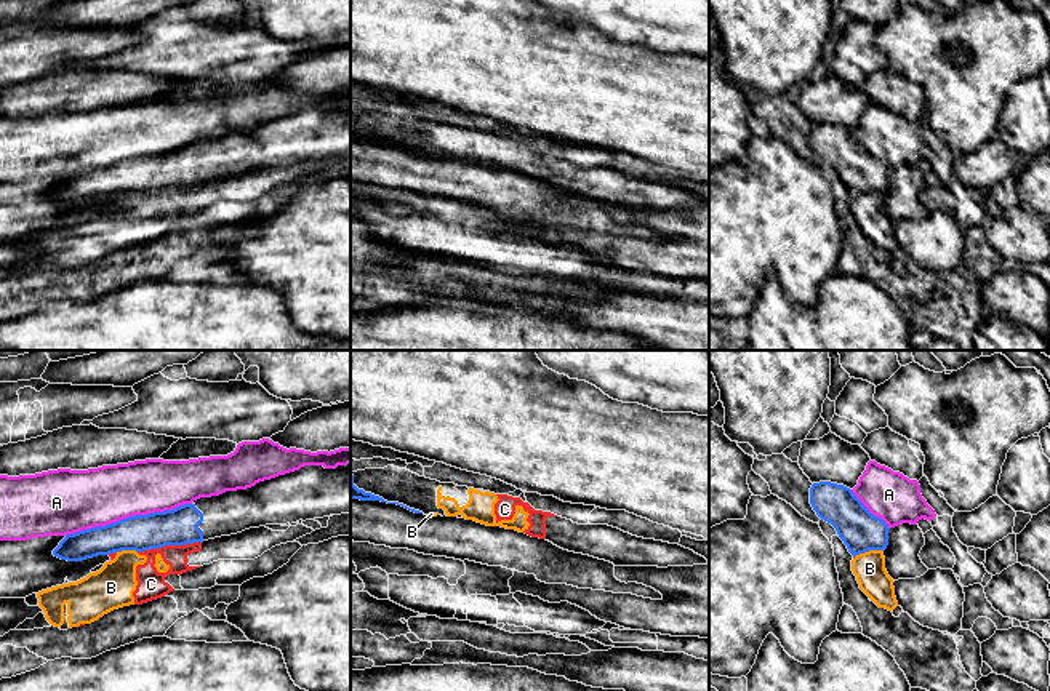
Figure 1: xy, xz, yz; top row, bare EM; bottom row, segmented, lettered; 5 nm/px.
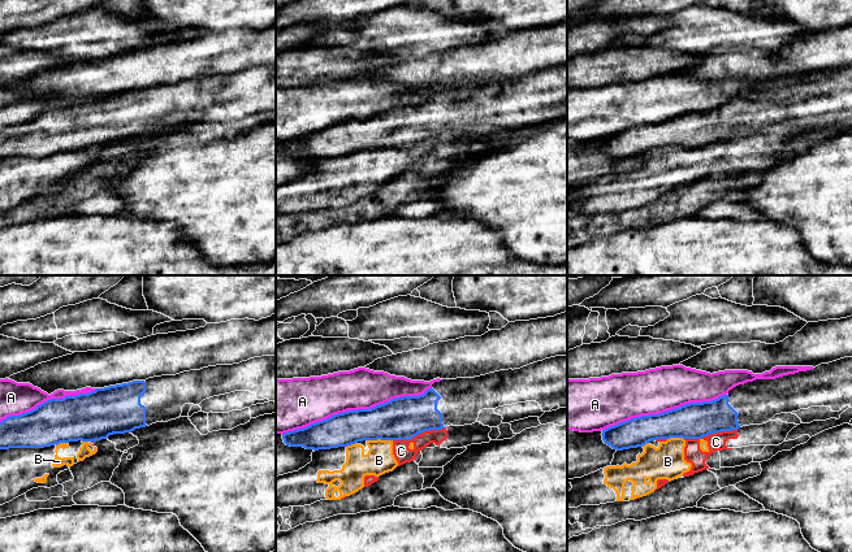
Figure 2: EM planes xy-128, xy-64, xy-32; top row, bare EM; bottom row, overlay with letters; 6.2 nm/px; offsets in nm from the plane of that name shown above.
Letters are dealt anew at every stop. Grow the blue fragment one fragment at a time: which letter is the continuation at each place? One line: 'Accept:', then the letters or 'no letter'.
Accept: no letter

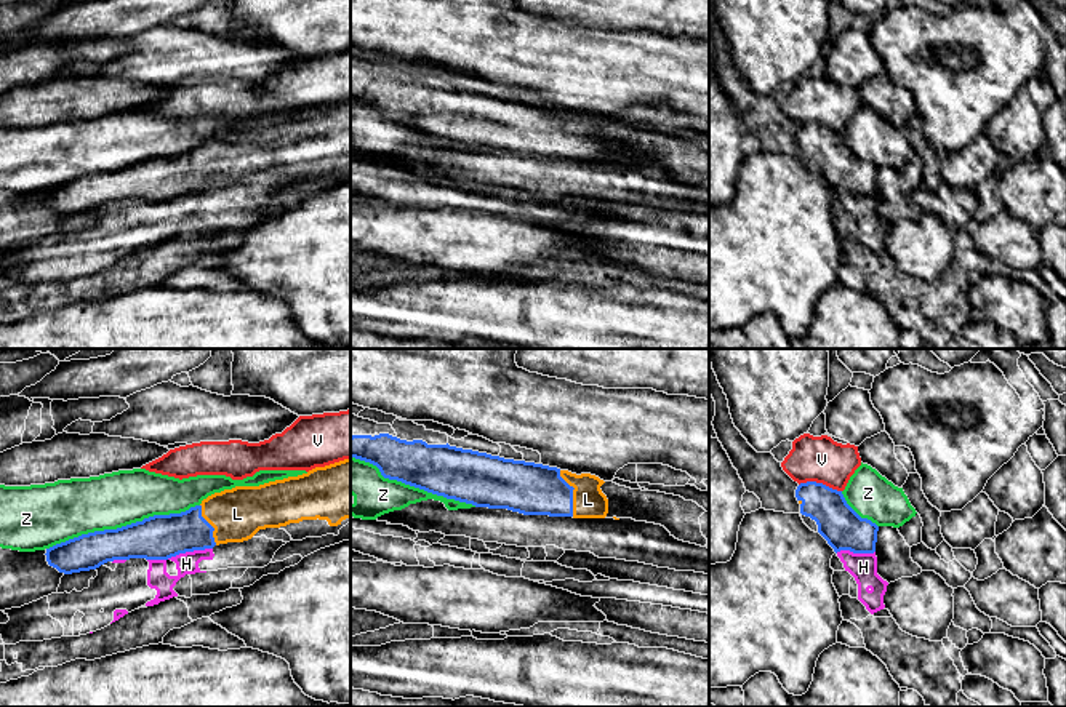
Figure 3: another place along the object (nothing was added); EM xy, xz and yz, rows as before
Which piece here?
Accept: L

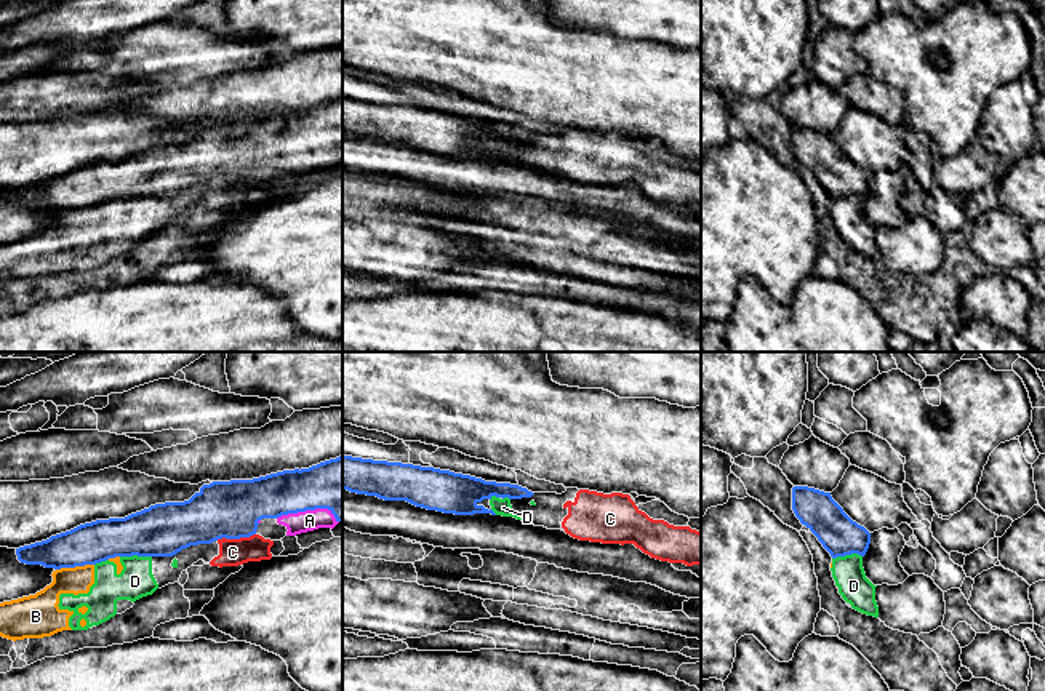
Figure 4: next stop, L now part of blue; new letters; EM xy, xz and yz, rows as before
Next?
Accept: A

